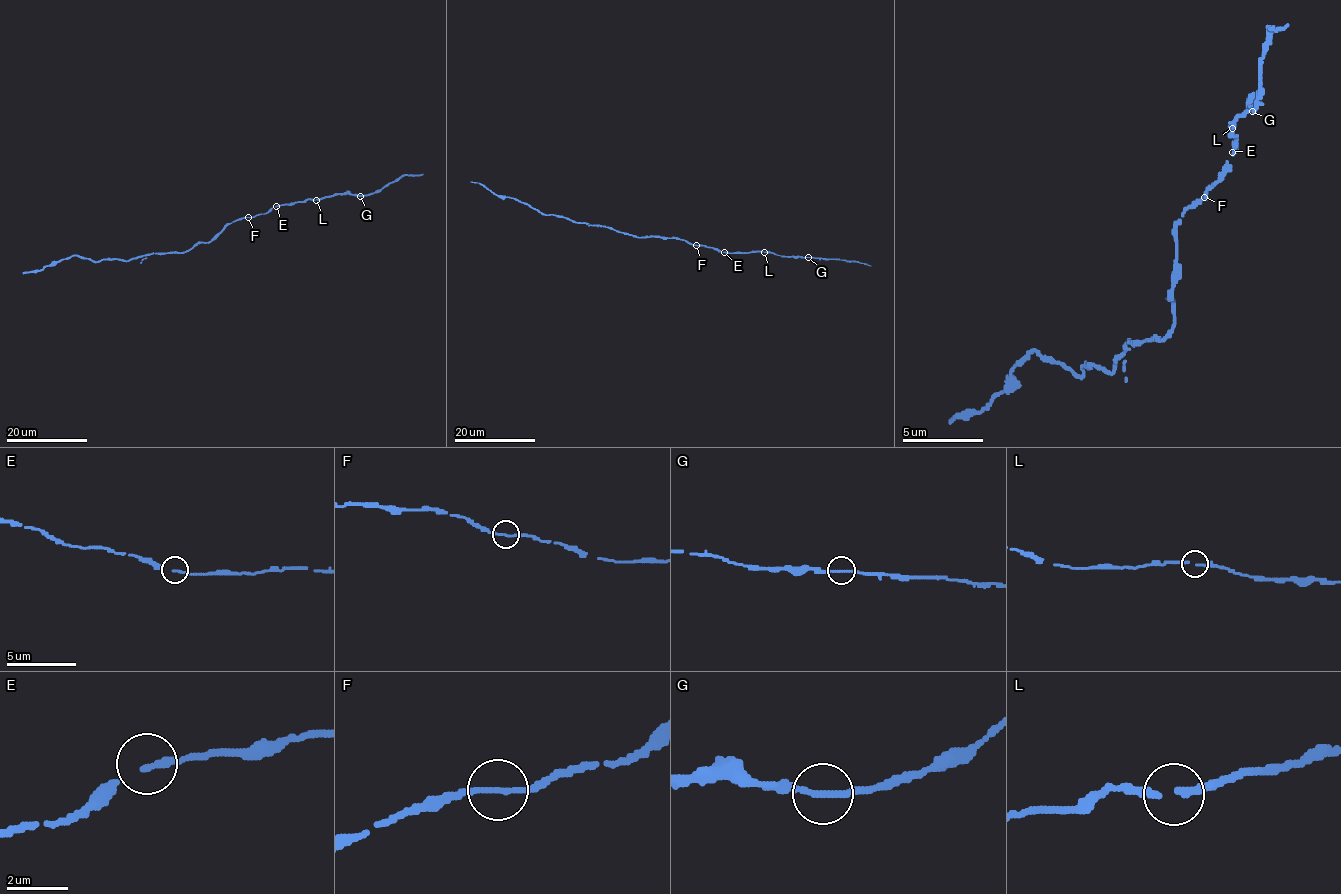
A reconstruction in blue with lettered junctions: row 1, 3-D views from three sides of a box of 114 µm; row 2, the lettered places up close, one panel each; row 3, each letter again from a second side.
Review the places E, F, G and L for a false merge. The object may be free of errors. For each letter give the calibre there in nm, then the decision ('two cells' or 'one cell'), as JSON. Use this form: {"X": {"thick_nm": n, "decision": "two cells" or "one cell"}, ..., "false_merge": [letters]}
{"E": {"thick_nm": 170, "decision": "one cell"}, "F": {"thick_nm": 170, "decision": "one cell"}, "G": {"thick_nm": 190, "decision": "one cell"}, "L": {"thick_nm": 240, "decision": "one cell"}, "false_merge": []}

